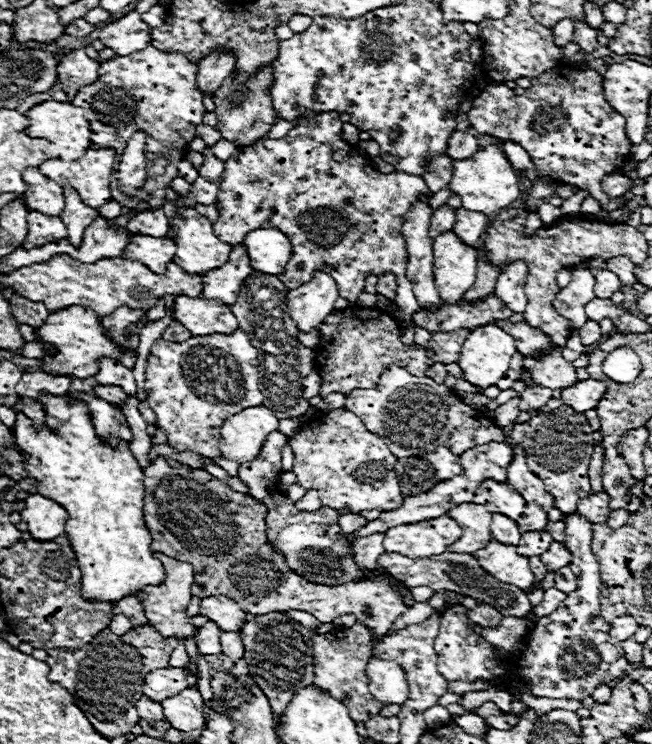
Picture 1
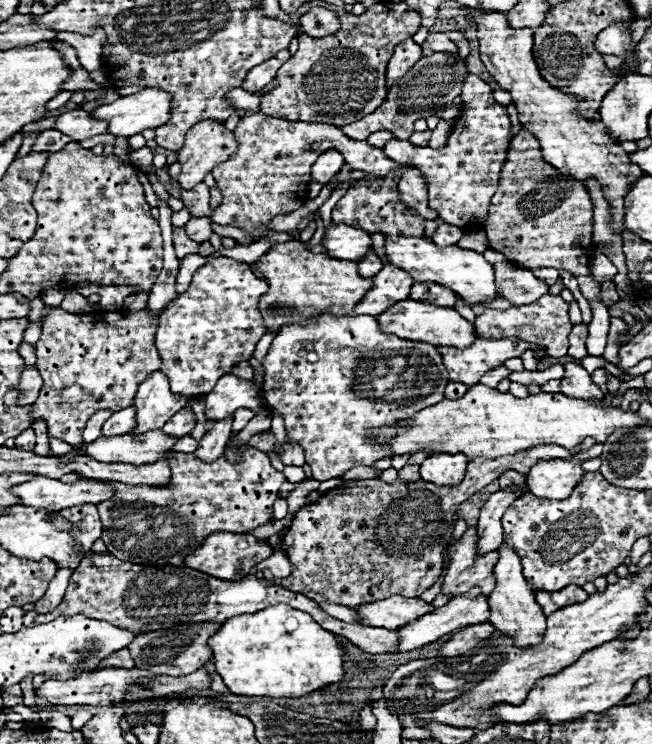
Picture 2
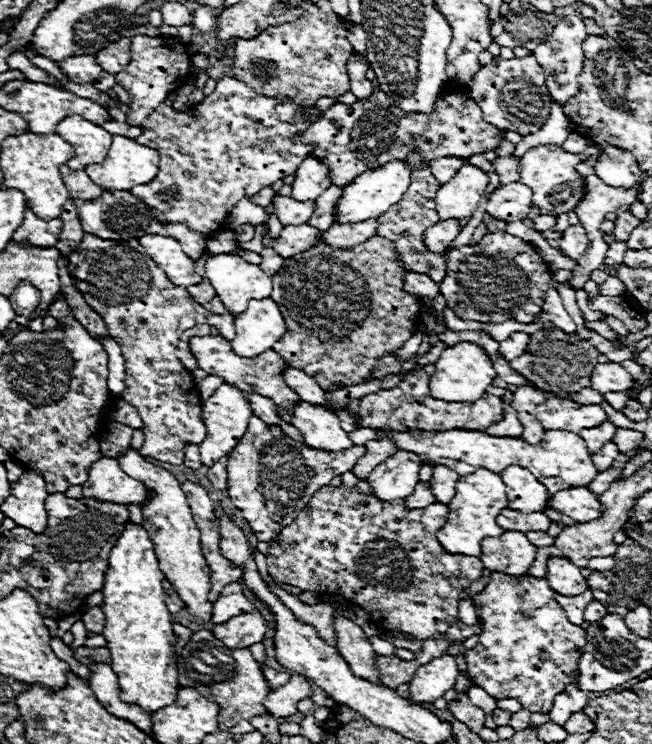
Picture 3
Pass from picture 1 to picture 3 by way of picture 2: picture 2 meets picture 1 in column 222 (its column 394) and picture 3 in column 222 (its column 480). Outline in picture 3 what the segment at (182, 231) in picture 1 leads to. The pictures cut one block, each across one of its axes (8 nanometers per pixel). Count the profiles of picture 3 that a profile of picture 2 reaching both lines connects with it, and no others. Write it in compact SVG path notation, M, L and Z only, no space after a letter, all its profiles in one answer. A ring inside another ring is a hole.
M218 254L206 262L206 278L216 288L220 302L232 314L242 314L248 308L250 300L262 300L272 294L272 278L262 272L260 266L248 264L242 256L236 254Z

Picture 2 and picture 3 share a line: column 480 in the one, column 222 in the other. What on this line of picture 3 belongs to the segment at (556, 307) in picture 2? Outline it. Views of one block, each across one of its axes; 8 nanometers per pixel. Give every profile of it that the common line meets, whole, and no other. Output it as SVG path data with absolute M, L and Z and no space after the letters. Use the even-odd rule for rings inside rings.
M86 234L80 248L70 256L70 270L80 278L78 290L88 306L102 316L108 334L122 346L126 390L120 398L132 404L144 422L144 446L140 454L174 466L184 464L184 446L200 444L206 436L206 428L202 422L198 386L176 356L178 340L184 330L208 324L216 326L220 336L230 342L236 336L234 314L212 314L192 300L188 290L174 286L136 240L116 242Z

